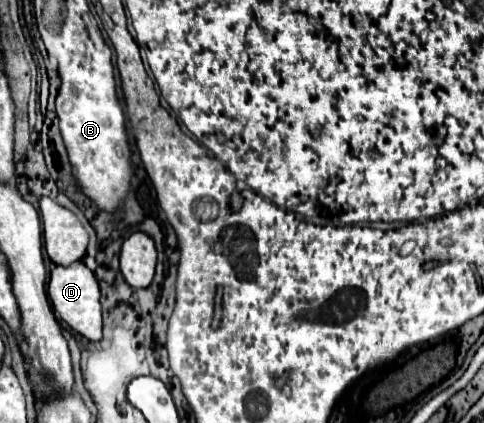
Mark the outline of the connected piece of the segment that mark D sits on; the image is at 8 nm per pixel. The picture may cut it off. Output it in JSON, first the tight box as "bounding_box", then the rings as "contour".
{"bounding_box":[47,262,101,342],"contour":[[[75,262],[71,266],[55,266],[51,270],[47,296],[53,304],[53,310],[59,314],[61,320],[65,320],[75,332],[85,336],[91,342],[101,340],[101,292],[95,274],[81,262]]]}

